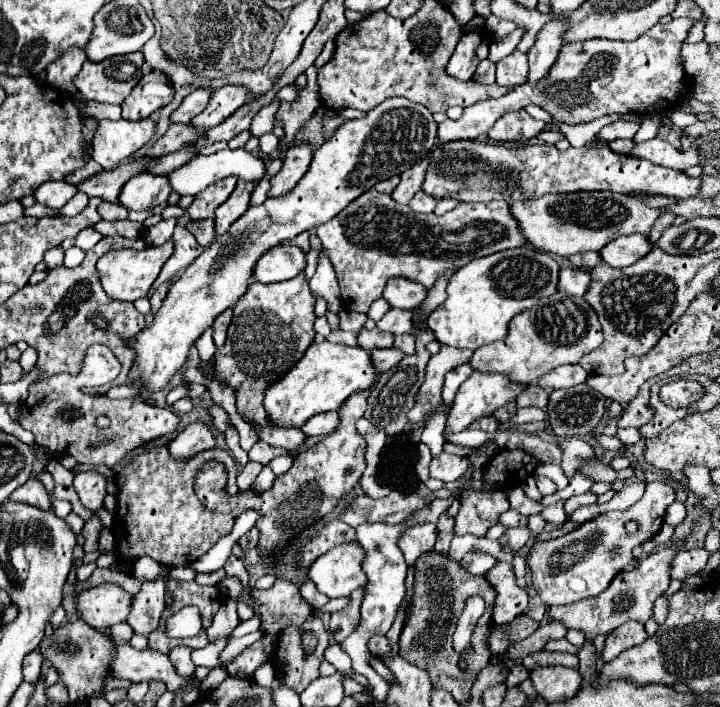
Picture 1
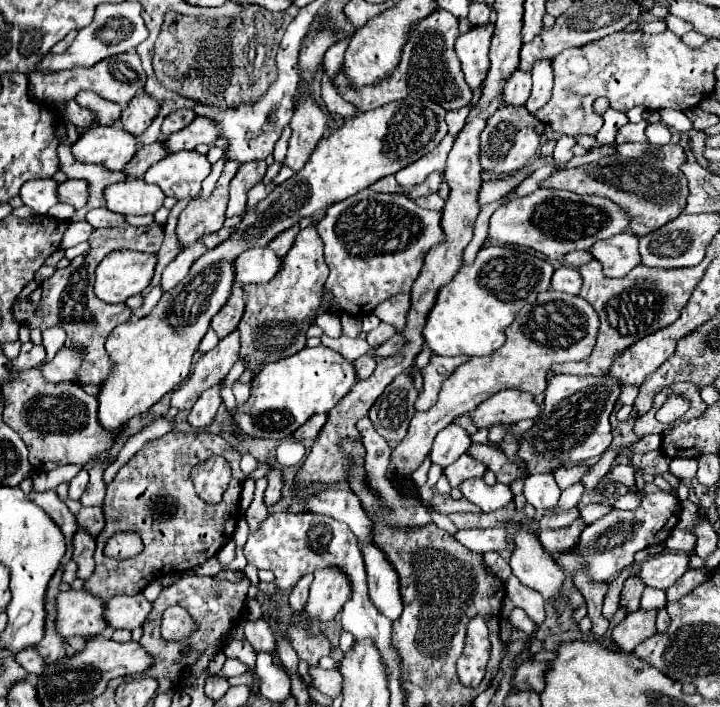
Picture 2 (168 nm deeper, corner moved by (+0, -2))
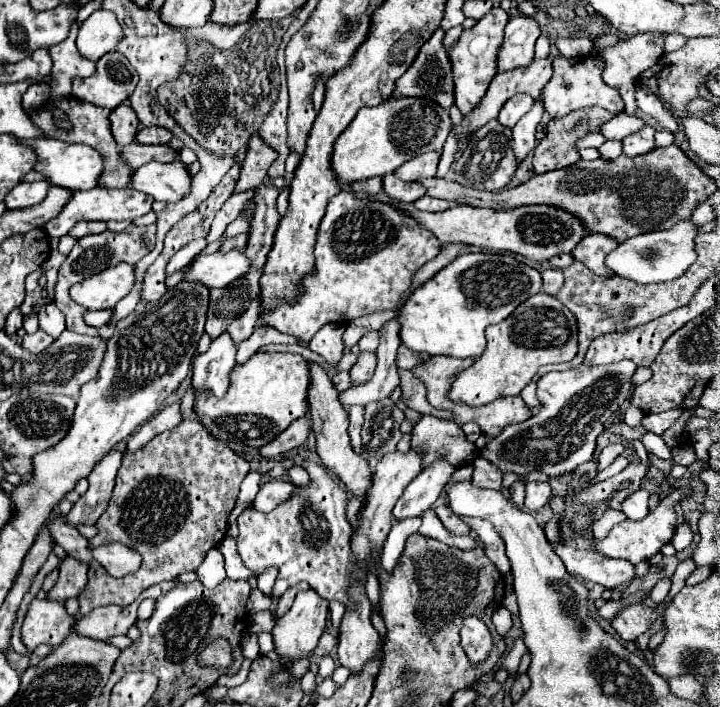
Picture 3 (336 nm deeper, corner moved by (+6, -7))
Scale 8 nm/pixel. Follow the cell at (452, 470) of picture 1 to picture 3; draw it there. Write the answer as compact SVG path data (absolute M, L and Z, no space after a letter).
M478 456L474 462L474 472L472 472L472 482L478 488L494 488L500 490L502 488L502 472L498 466L494 466L492 462L488 462L486 458Z

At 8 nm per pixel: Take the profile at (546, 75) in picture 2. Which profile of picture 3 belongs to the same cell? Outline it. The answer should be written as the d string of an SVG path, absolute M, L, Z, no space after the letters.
M542 98L534 100L534 106L528 114L524 114L518 124L512 128L512 140L514 140L514 154L518 156L518 160L522 162L528 152L536 146L536 126L542 120L544 114L544 102Z

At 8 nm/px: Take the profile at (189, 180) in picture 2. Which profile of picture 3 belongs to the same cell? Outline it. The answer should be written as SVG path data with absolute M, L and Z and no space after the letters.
M180 160L170 164L150 162L134 172L130 186L168 204L182 200L190 192L190 174L186 164Z

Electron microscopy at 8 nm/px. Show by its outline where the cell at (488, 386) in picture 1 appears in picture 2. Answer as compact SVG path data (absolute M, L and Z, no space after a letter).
M450 423L448 427L444 427L436 439L434 439L434 447L430 453L430 461L440 465L442 469L446 469L448 465L452 465L460 455L464 455L468 451L468 441L466 441L466 431L454 423Z

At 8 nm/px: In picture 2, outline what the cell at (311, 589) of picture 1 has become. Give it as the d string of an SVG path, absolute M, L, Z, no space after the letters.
M304 575L296 583L296 587L292 589L290 599L288 599L288 605L290 605L292 611L300 611L304 607L304 601L308 599L308 587L310 587L310 583L312 583L312 575Z

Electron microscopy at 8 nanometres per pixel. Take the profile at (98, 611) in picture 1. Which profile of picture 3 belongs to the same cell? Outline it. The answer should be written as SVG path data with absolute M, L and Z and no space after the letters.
M32 600L26 620L22 624L22 642L28 650L40 644L60 646L70 634L74 634L76 616L66 612L64 602Z

